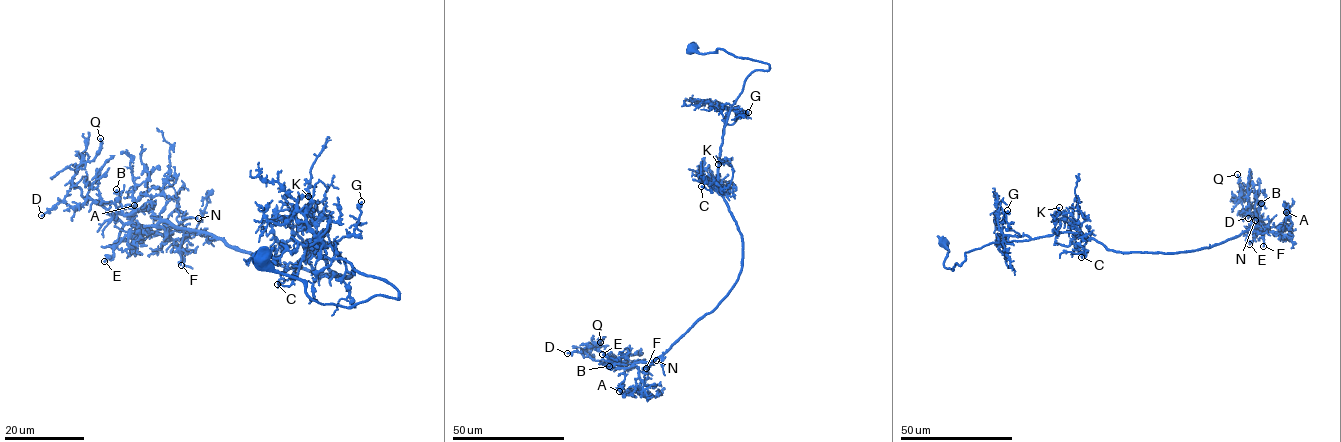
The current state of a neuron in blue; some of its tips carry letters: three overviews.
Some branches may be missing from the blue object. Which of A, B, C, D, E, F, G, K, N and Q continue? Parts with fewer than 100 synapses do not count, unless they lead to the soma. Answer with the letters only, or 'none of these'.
none of these

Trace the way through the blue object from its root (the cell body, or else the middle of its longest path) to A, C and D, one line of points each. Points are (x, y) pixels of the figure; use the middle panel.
A: (692, 48), (769, 65), (745, 81), (718, 161), (742, 269), (665, 352), (633, 364), (637, 390), (619, 391)
C: (692, 48), (701, 54), (721, 48), (769, 65), (750, 73), (730, 109), (717, 190), (701, 186)
D: (692, 48), (769, 65), (745, 81), (718, 161), (737, 281), (652, 360), (567, 353)

